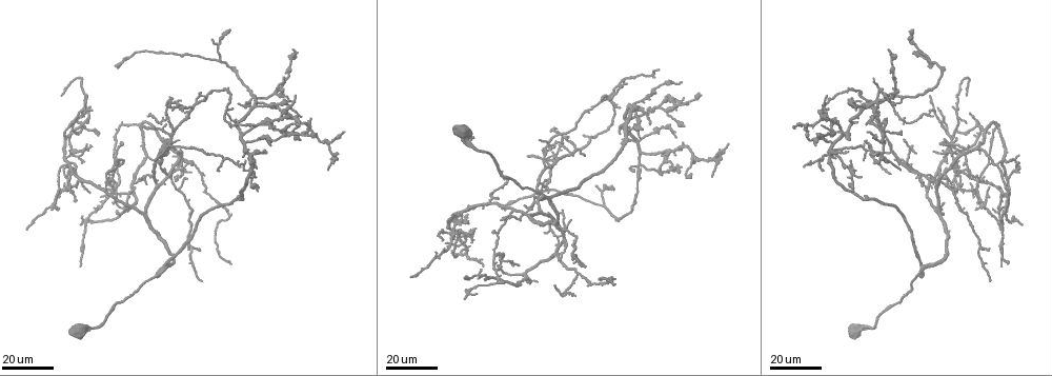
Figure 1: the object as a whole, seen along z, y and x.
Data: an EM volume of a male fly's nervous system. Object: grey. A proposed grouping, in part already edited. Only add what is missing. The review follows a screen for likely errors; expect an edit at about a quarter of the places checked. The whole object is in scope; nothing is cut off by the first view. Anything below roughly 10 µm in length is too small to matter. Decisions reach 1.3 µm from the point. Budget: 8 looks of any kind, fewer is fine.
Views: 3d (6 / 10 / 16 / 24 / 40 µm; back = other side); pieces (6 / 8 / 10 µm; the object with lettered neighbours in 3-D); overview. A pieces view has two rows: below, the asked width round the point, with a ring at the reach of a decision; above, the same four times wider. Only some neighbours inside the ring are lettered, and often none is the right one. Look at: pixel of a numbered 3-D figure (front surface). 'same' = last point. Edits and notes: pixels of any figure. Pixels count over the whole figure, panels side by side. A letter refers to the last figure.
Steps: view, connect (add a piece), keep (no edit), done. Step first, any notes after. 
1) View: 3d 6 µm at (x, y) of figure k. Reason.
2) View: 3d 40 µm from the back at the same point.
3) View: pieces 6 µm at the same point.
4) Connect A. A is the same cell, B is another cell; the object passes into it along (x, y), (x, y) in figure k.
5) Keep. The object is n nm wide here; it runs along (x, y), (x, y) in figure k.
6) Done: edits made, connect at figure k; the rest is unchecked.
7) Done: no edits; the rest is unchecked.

View: 3d 16 µm at (815, 135) of figure 1. Long arm stops here.

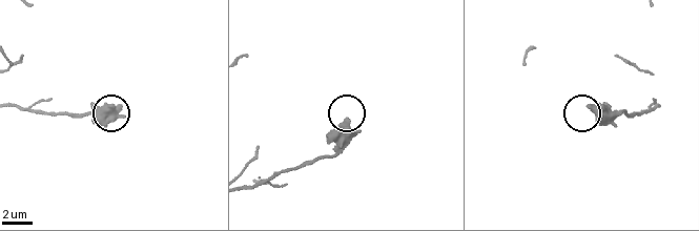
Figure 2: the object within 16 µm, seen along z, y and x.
View: pieces 10 µm at (589, 105) of figure 2.

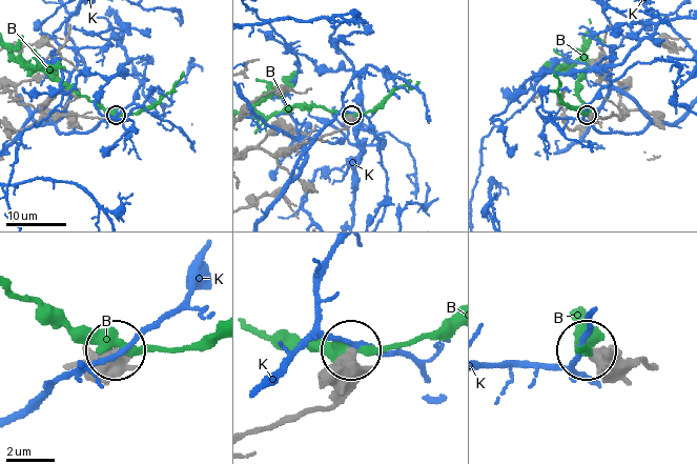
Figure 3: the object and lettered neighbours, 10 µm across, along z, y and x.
Keep. B and K are other cells; it runs along (254, 432), (321, 404), (349, 352) in figure 3; no lettered piece goes on from it.

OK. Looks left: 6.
View: 3d 24 µm at (675, 164) of figure 1. An open end.

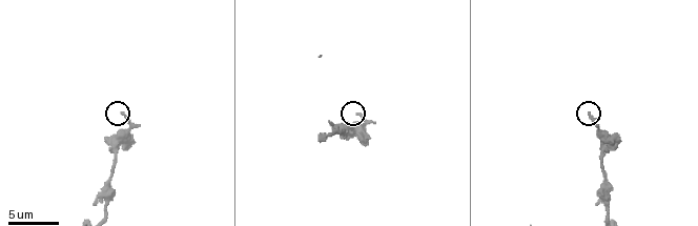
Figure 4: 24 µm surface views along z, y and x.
View: 3d 10 µm at (357, 112) of figure 4.

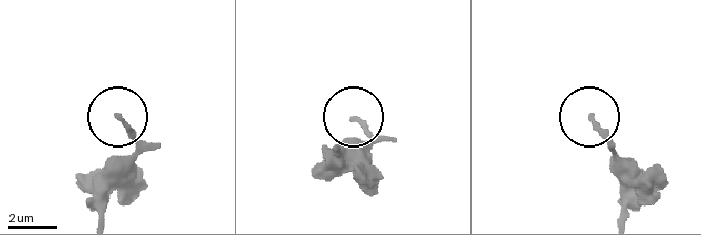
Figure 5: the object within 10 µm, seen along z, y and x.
View: pieces 6 µm at (590, 116) of figure 5.

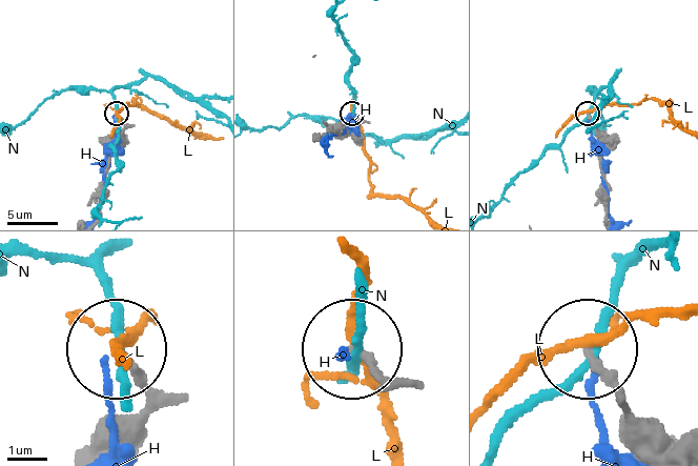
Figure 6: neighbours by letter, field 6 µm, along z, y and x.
Keep. H, L and N are other cells; it runs along (606, 214), (600, 136), (589, 114) in figure 6; no lettered piece goes on from it.

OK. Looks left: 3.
View: 3d 16 µm at (519, 267) of figure 1. Branch stops here.

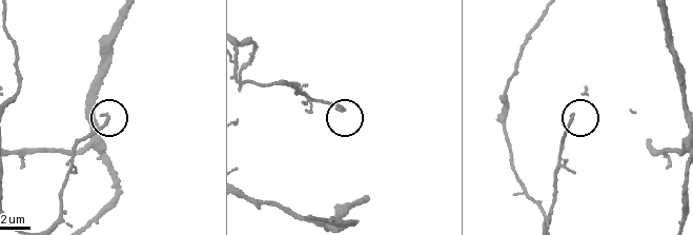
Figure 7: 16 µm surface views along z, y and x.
View: pieces 8 µm at (572, 113) of figure 7.

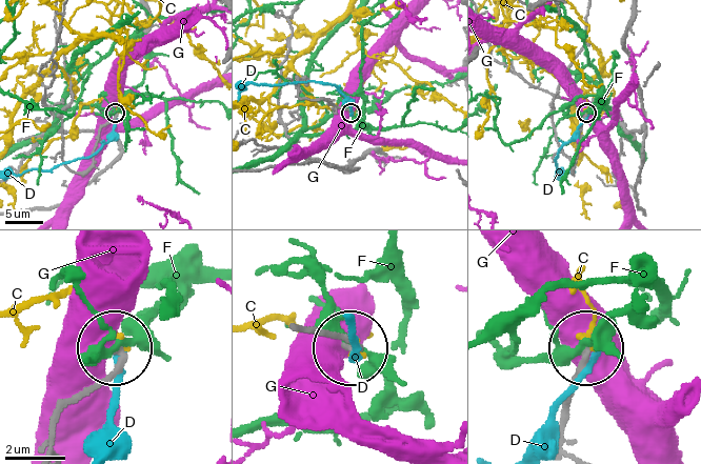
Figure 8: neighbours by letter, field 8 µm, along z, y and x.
Keep. C, D, F and G are other cells; it runs along (48, 442), (56, 420), (108, 375), (116, 355) in figure 8; no lettered piece goes on from it.

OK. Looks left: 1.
Done: no edits; the rest is unchecked.

